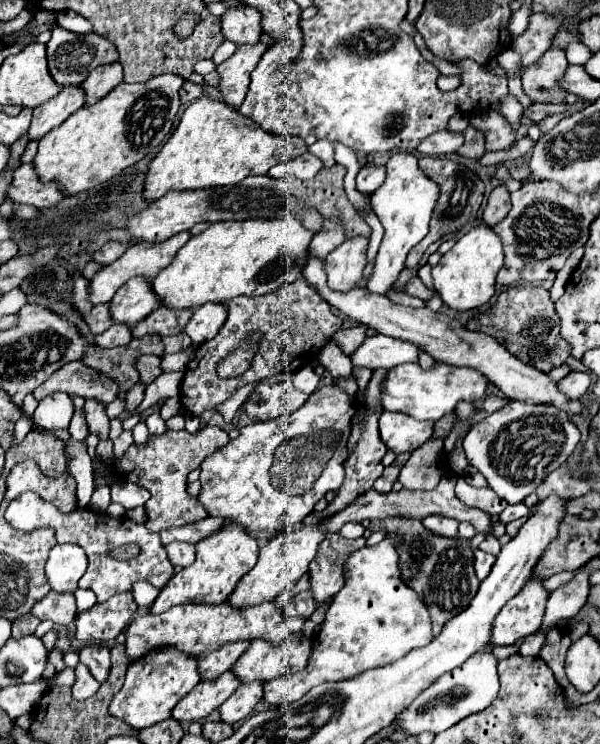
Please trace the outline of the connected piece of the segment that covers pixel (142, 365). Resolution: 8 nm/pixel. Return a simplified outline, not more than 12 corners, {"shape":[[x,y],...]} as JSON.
{"shape":[[141,355],[135,361],[143,383],[161,375],[155,355]]}

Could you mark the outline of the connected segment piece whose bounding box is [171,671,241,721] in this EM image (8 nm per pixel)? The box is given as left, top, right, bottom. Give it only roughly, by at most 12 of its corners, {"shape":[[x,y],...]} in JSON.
{"shape":[[233,671],[201,681],[177,703],[177,721],[201,721],[241,681]]}

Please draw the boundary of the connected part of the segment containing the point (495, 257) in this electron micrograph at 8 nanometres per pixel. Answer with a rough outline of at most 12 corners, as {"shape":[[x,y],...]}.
{"shape":[[475,225],[433,267],[445,305],[487,303],[503,267],[501,237]]}

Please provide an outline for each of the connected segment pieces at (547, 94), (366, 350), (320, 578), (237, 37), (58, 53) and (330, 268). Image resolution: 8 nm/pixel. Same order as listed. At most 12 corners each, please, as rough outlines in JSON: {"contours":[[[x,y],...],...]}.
{"contours":[[[549,49],[523,75],[523,91],[539,103],[565,103],[561,79],[569,67]],[[373,335],[351,355],[355,367],[393,369],[417,361],[413,343]],[[339,533],[321,543],[309,567],[317,609],[343,589],[341,565],[365,537]],[[237,3],[223,13],[221,29],[237,45],[257,43],[263,15]],[[53,29],[47,61],[61,85],[79,85],[117,47],[99,33]],[[347,239],[325,259],[327,285],[351,291],[367,267],[367,239]]]}

